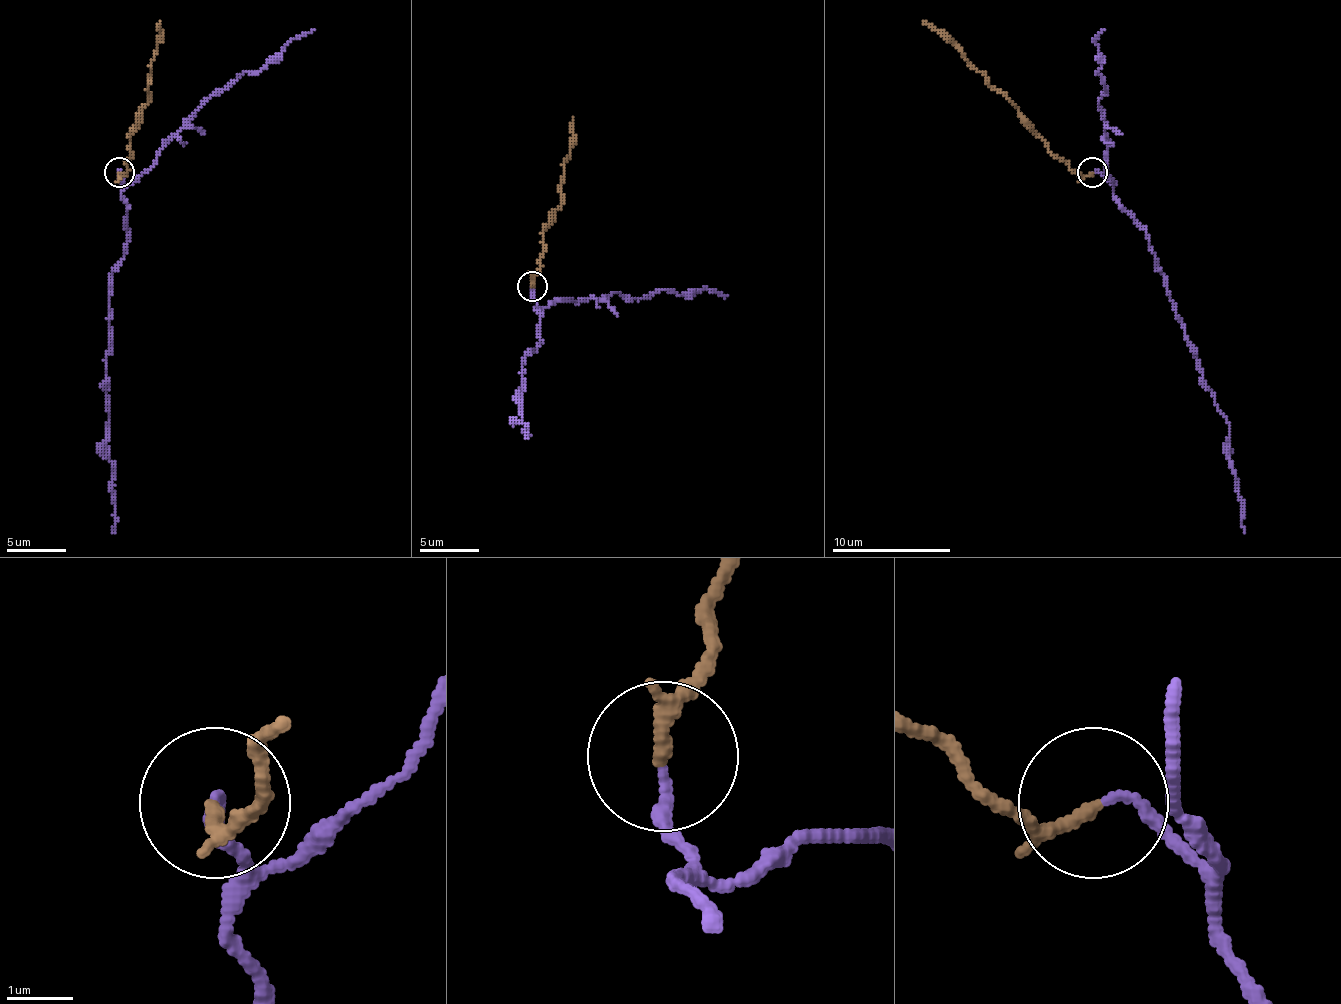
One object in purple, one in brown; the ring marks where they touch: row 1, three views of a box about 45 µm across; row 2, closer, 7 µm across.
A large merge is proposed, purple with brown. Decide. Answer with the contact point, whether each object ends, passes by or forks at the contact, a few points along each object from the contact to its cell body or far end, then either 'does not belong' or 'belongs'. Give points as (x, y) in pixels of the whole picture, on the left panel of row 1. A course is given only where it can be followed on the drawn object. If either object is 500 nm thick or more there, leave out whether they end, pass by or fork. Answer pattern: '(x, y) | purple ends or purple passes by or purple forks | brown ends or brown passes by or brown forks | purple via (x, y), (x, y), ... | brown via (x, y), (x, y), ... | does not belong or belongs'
(119, 172) | purple ends | brown passes by | purple via (118, 173), (127, 205), (127, 253), (112, 274), (109, 301), (106, 426), (115, 503), (112, 533) | brown via (118, 173), (121, 176), (130, 158), (130, 131), (148, 101), (148, 74), (160, 42), (160, 21) | belongs

